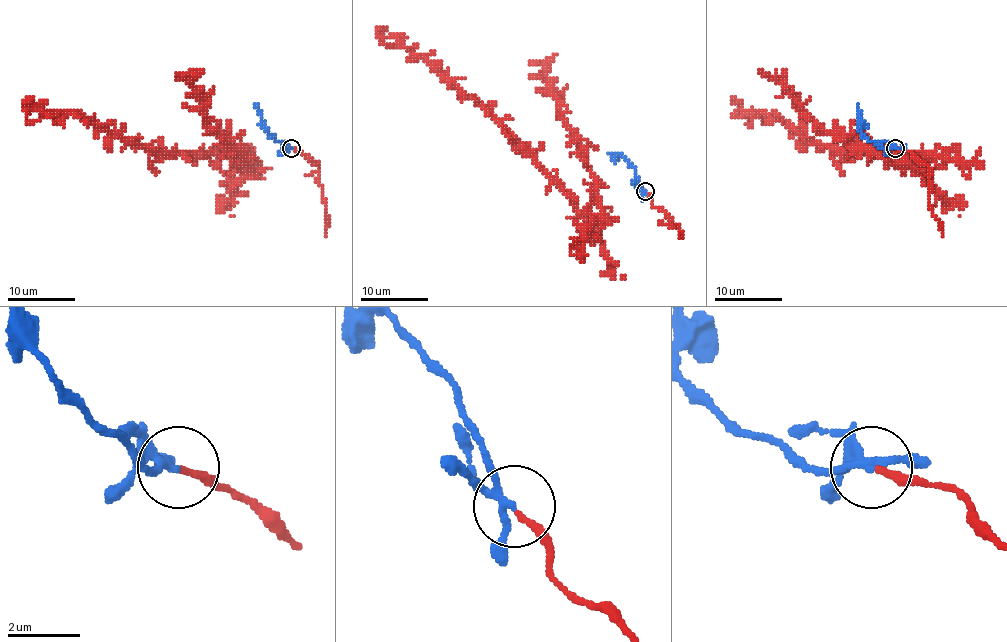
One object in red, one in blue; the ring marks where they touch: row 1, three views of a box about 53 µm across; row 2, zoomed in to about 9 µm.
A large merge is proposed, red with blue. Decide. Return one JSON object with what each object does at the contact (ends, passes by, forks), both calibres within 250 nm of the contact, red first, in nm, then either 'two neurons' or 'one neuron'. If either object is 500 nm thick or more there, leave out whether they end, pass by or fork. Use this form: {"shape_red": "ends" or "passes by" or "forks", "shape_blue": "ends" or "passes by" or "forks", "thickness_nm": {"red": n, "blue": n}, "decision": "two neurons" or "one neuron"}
{"shape_red": "ends", "shape_blue": "forks", "thickness_nm": {"red": 170, "blue": 170}, "decision": "one neuron"}

